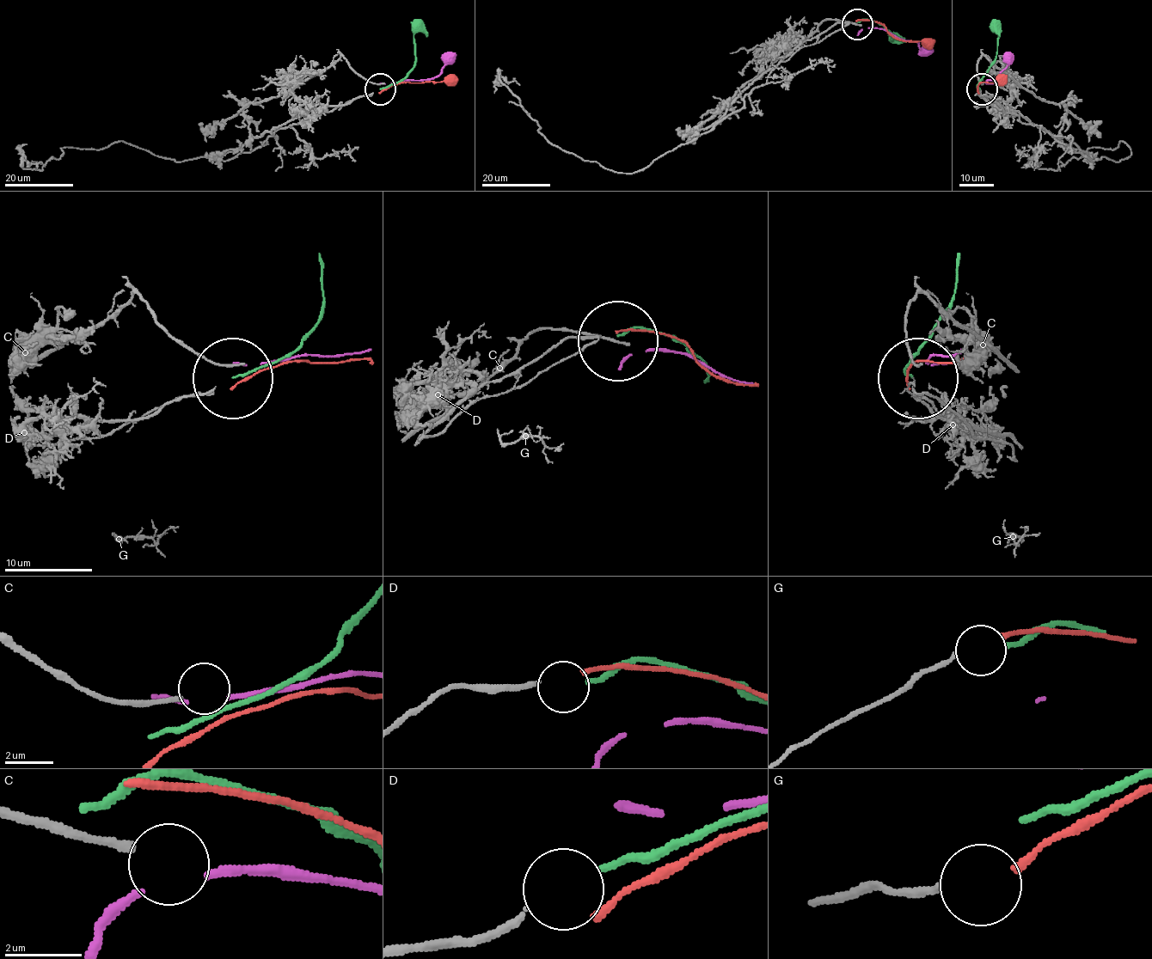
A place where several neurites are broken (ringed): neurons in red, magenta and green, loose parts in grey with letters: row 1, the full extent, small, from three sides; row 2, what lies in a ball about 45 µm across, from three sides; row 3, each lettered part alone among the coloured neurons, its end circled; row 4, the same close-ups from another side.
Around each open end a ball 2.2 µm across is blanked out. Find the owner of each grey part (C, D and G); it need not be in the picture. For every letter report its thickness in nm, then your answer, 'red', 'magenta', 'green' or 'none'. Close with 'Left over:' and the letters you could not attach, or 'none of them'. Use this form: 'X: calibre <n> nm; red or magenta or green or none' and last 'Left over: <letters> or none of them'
C: calibre 220 nm; none
D: calibre 190 nm; green
G: calibre 170 nm; red
Left over: C

